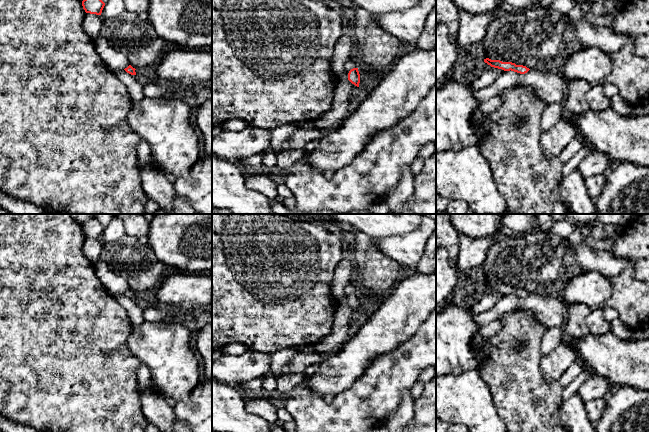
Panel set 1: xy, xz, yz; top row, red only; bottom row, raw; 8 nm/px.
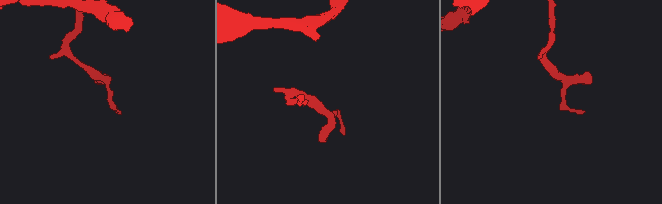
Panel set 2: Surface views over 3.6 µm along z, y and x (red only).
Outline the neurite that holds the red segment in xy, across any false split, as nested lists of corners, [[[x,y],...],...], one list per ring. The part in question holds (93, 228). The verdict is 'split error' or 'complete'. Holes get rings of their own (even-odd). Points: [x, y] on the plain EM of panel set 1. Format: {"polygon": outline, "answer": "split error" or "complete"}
{"polygon": [[[93,217],[82,225],[82,230],[86,237],[101,239],[105,227]]], "answer": "complete"}

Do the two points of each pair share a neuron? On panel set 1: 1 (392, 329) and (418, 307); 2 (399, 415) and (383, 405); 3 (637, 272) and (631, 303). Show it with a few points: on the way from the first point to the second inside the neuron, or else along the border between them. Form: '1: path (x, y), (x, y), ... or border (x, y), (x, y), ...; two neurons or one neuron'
1: path (398, 323), (412, 309); one neuron
2: border (406, 391), (402, 395), (400, 404), (382, 421); two neurons
3: border (638, 259), (632, 267), (632, 274), (638, 280); two neurons

